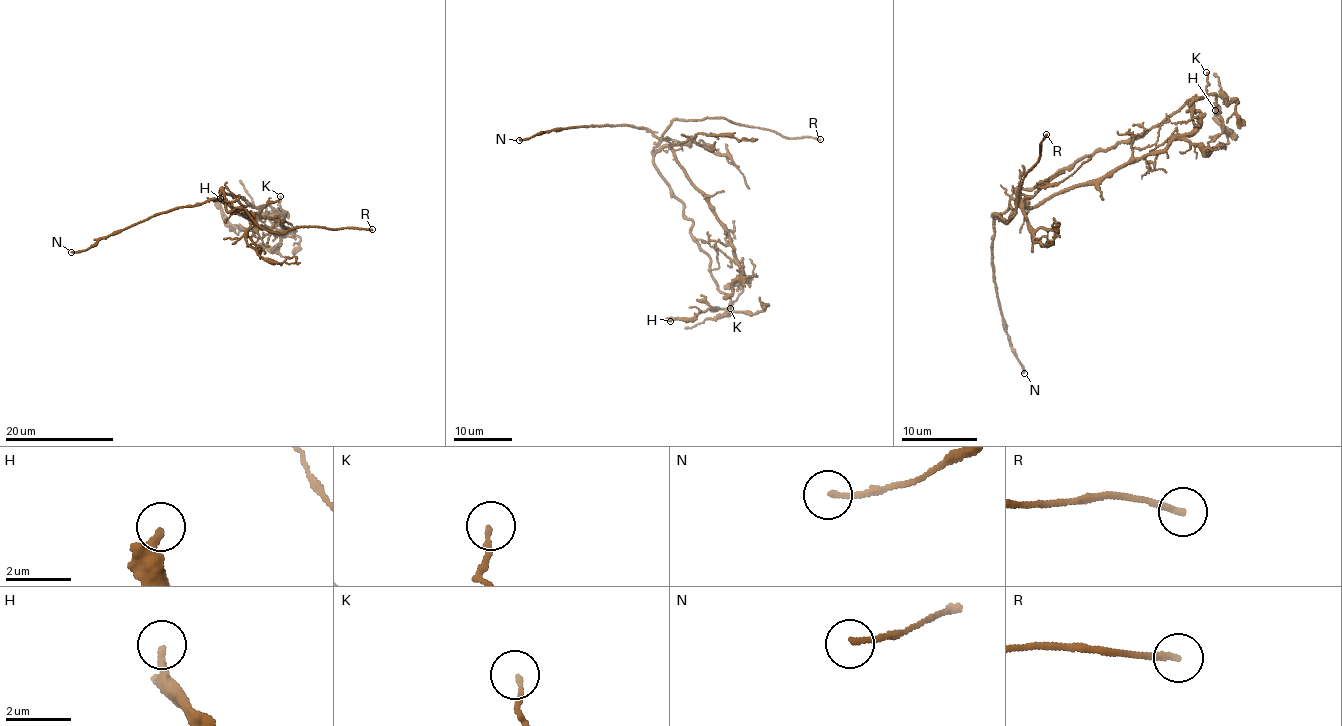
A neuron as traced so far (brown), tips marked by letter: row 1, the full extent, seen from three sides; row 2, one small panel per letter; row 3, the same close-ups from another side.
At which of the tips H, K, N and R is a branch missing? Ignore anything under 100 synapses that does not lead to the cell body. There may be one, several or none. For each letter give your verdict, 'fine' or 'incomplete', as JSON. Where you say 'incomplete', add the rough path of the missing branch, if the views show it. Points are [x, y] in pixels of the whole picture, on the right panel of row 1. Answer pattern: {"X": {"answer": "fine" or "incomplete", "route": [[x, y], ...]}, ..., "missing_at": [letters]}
{"H": {"answer": "fine"}, "K": {"answer": "fine"}, "N": {"answer": "fine"}, "R": {"answer": "incomplete"}, "missing_at": ["R"]}

